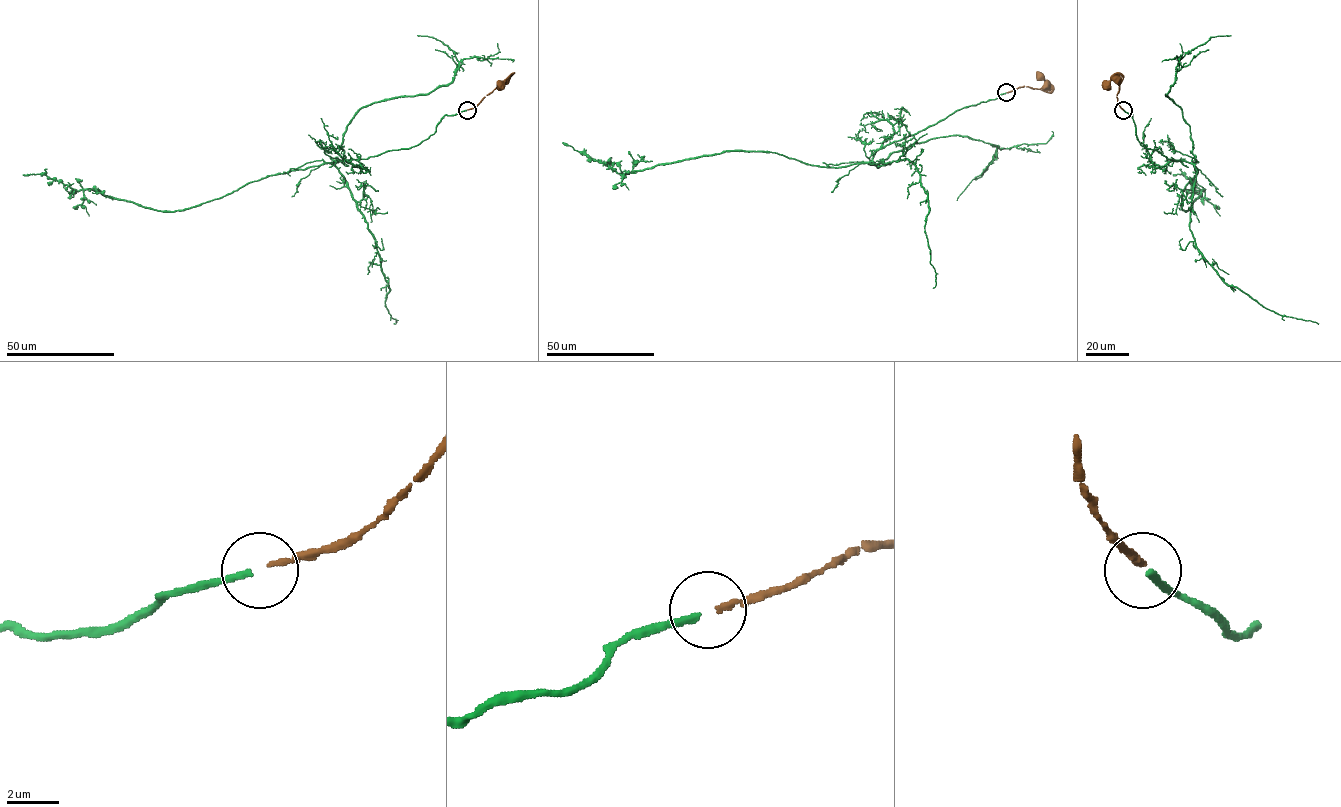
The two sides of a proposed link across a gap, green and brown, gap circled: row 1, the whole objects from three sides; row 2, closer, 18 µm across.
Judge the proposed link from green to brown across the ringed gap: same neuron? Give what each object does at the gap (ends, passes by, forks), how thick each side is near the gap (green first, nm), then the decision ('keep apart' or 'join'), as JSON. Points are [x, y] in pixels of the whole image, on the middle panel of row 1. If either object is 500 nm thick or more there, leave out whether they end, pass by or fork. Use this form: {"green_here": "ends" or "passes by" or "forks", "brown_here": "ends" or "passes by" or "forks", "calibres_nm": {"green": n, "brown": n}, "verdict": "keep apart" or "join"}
{"green_here": "ends", "brown_here": "ends", "calibres_nm": {"green": 280, "brown": 200}, "verdict": "join"}

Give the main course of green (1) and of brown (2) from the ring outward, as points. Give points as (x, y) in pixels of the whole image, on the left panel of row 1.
1: (466, 110), (445, 115), (415, 146), (267, 175), (181, 210), (23, 174)
2: (467, 109), (474, 108), (500, 85)

